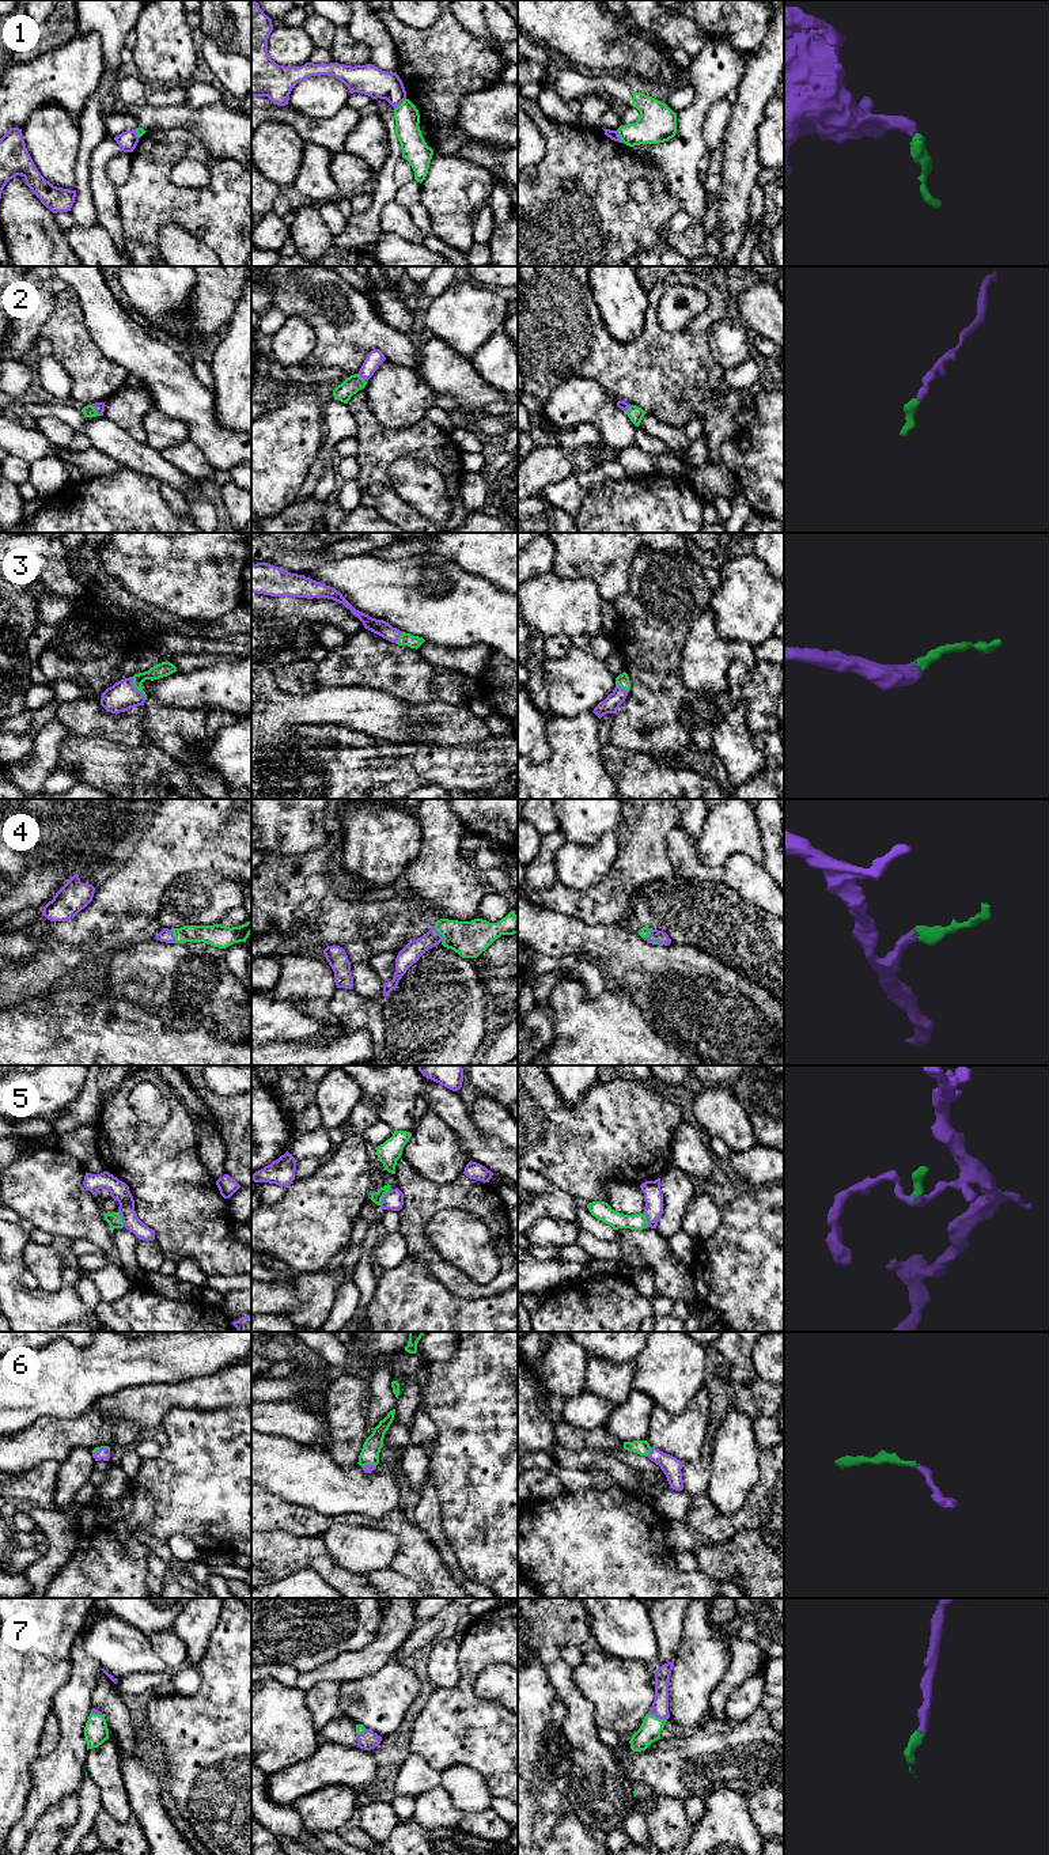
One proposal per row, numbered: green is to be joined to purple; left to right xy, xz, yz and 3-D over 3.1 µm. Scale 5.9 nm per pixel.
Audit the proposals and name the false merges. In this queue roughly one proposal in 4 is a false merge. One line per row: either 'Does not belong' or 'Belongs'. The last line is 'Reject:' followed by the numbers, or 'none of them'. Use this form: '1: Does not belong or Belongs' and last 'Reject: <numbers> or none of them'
1: Does not belong
2: Belongs
3: Belongs
4: Belongs
5: Does not belong
6: Belongs
7: Belongs
Reject: 1, 5

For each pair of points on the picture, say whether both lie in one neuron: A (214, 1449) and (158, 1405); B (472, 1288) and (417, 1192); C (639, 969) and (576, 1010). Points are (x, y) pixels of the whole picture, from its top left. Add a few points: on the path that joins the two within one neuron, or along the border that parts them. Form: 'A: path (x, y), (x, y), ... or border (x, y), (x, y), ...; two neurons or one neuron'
A: border (197, 1409), (171, 1408), (161, 1427); two neurons
B: path (445, 1272), (417, 1245), (417, 1219); one neuron
C: border (618, 987), (640, 1010); two neurons

